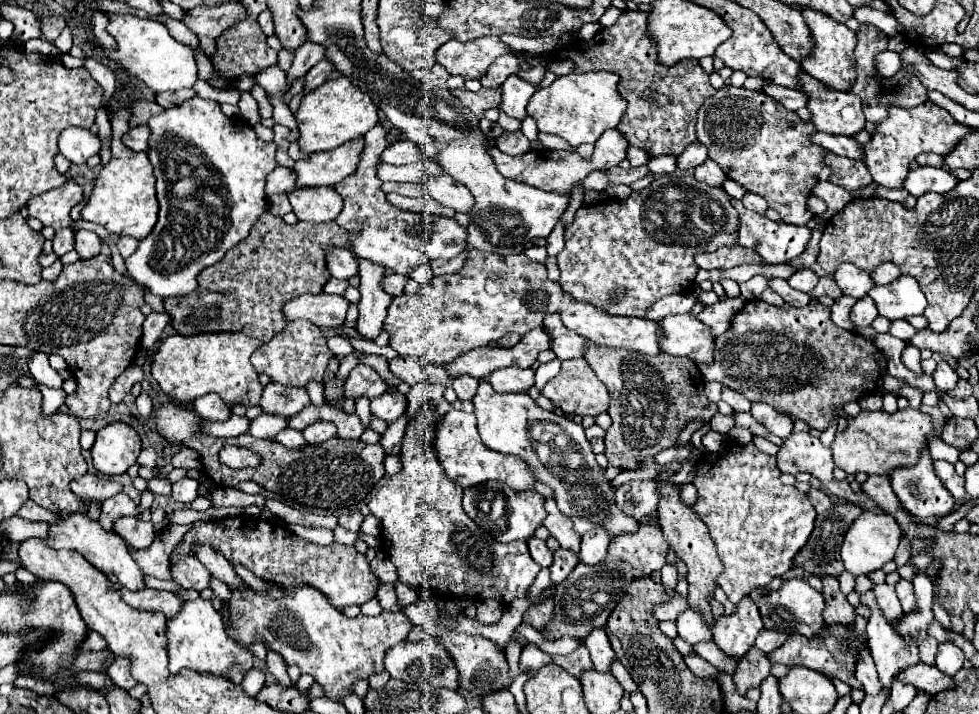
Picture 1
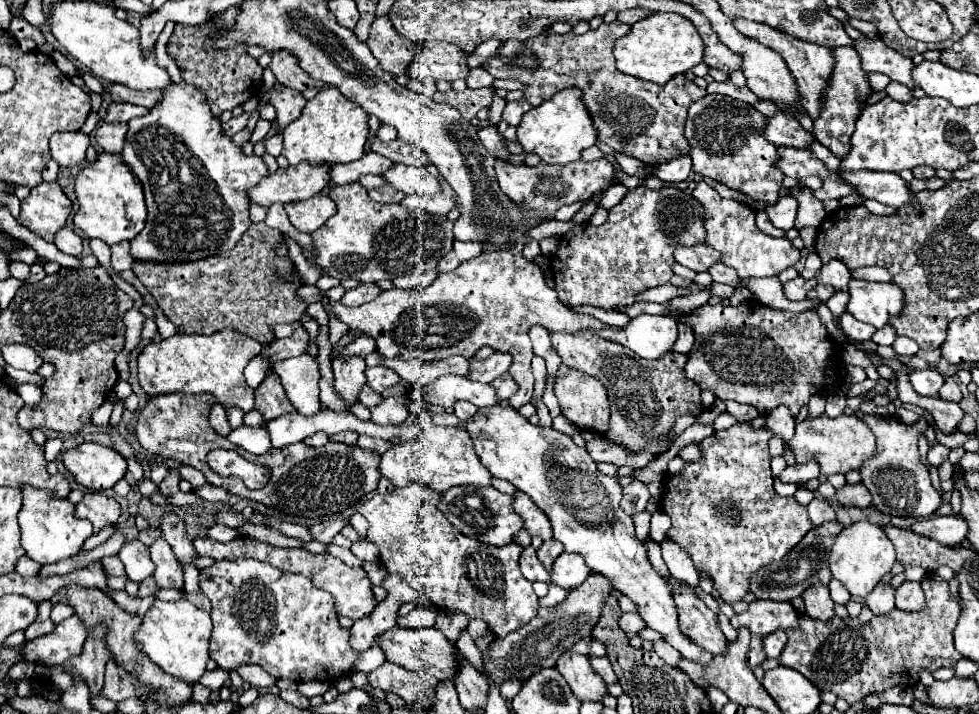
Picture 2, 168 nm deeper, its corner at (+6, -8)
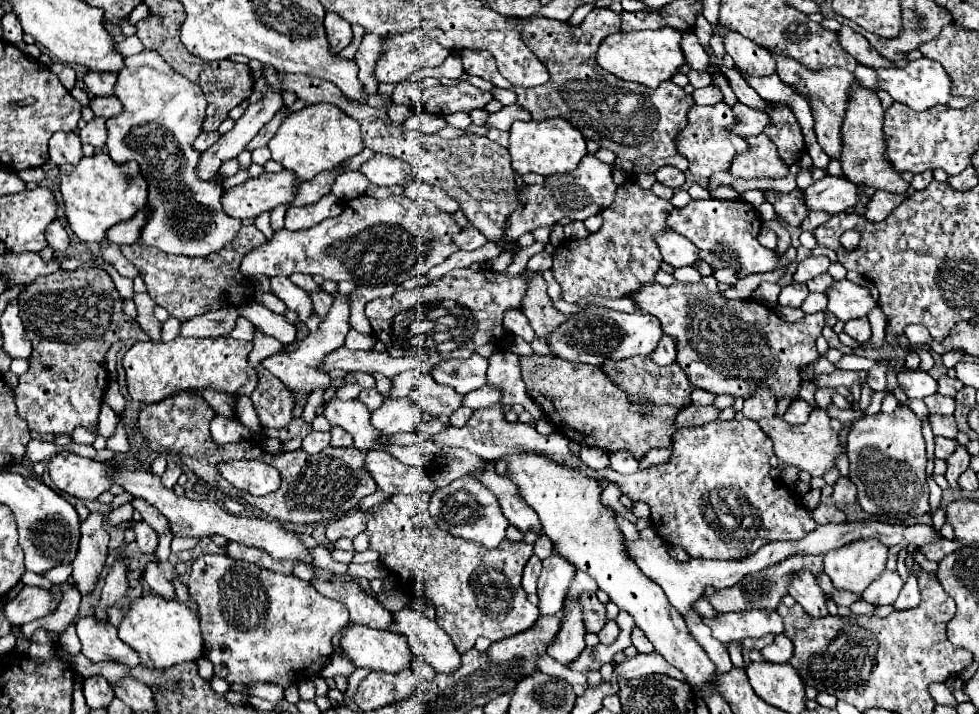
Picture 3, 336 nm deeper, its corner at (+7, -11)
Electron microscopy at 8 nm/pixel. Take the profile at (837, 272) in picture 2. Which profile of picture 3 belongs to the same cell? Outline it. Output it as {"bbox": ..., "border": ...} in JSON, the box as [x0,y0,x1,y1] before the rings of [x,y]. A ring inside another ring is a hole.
{"bbox":[793,257,831,283],"border":[[[807,257],[805,261],[799,263],[795,275],[793,275],[793,281],[799,281],[799,283],[807,283],[809,279],[825,273],[829,269],[831,261],[829,257]]]}

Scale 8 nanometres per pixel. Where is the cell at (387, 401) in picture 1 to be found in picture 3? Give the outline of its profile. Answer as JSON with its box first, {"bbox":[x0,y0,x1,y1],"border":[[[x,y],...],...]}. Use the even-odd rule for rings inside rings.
{"bbox":[371,399,419,435],"border":[[[385,399],[379,409],[371,413],[371,425],[385,435],[413,431],[419,423],[419,407],[409,399]]]}

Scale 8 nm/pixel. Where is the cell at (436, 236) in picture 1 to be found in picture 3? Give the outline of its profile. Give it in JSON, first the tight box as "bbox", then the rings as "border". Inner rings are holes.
{"bbox":[241,195,461,285],"border":[[[369,195],[355,197],[343,205],[341,215],[331,217],[317,227],[305,231],[277,231],[271,241],[245,255],[241,271],[245,275],[321,275],[331,281],[353,281],[357,285],[391,285],[409,277],[427,275],[427,271],[443,263],[457,251],[451,237],[461,227],[449,213],[439,211],[425,201],[411,201],[405,195],[389,199],[373,199]]]}

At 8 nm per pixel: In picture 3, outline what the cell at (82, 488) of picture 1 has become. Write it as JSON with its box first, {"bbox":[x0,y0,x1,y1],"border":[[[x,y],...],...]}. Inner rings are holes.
{"bbox":[73,511,109,593],"border":[[[95,511],[81,523],[81,541],[73,559],[73,579],[81,593],[91,593],[97,585],[101,567],[105,565],[109,533],[105,531],[105,515]]]}

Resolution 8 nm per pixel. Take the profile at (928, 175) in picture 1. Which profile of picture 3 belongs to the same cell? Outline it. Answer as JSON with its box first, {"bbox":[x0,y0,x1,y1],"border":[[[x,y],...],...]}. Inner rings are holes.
{"bbox":[805,175,871,213],"border":[[[825,175],[821,181],[805,189],[805,203],[811,211],[841,213],[845,207],[855,207],[859,203],[867,205],[871,201],[871,195],[865,195],[865,189],[867,187],[859,187],[847,177]]]}

